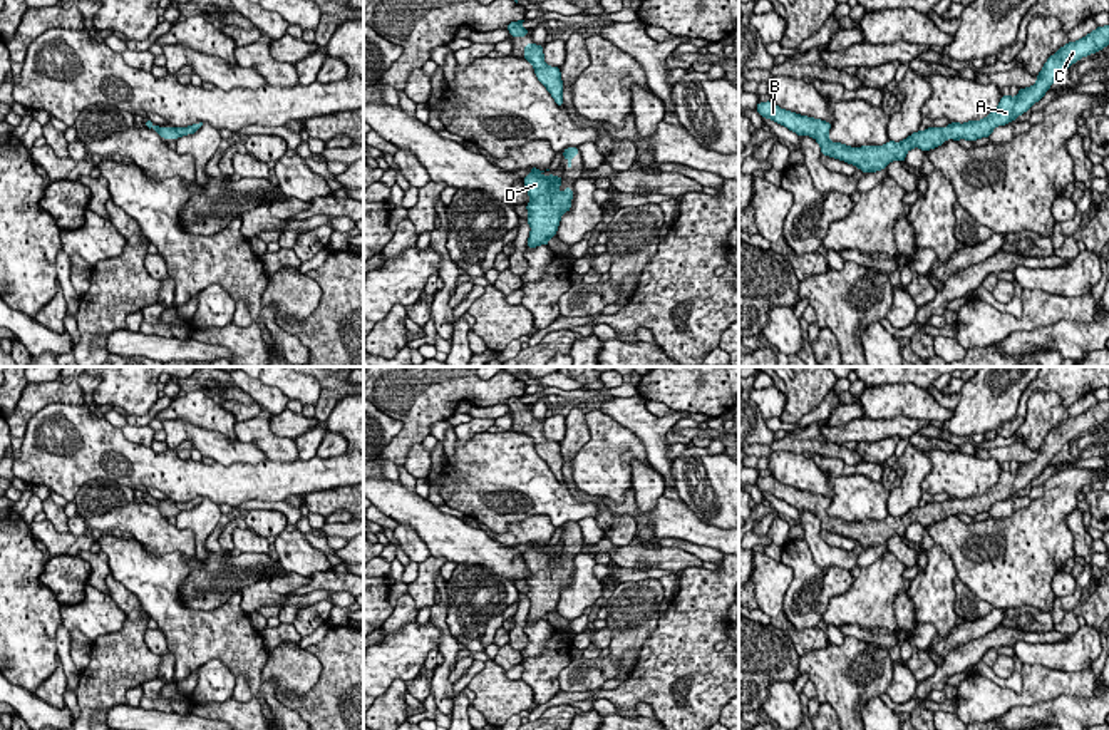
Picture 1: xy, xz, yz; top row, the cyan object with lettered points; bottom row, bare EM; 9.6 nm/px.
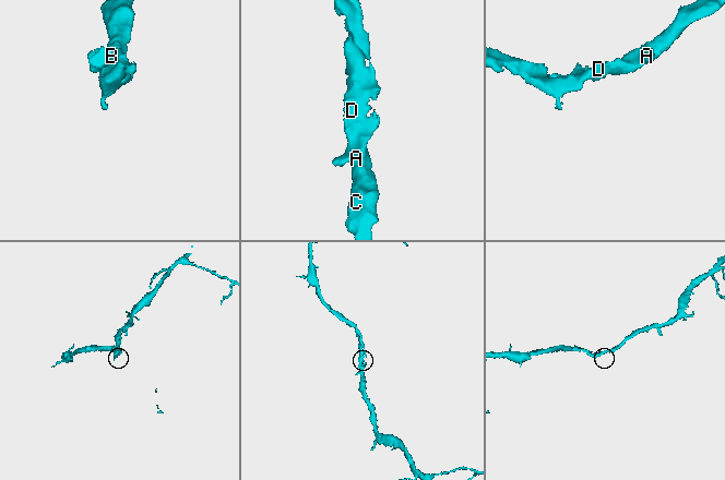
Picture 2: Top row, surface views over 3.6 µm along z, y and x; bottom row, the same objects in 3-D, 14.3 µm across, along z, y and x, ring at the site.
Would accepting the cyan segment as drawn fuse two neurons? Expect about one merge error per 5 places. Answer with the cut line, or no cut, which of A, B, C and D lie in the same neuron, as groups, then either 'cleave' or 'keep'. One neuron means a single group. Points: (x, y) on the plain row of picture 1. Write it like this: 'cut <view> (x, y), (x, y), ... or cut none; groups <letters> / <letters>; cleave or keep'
cut none; groups A B C D; keep

